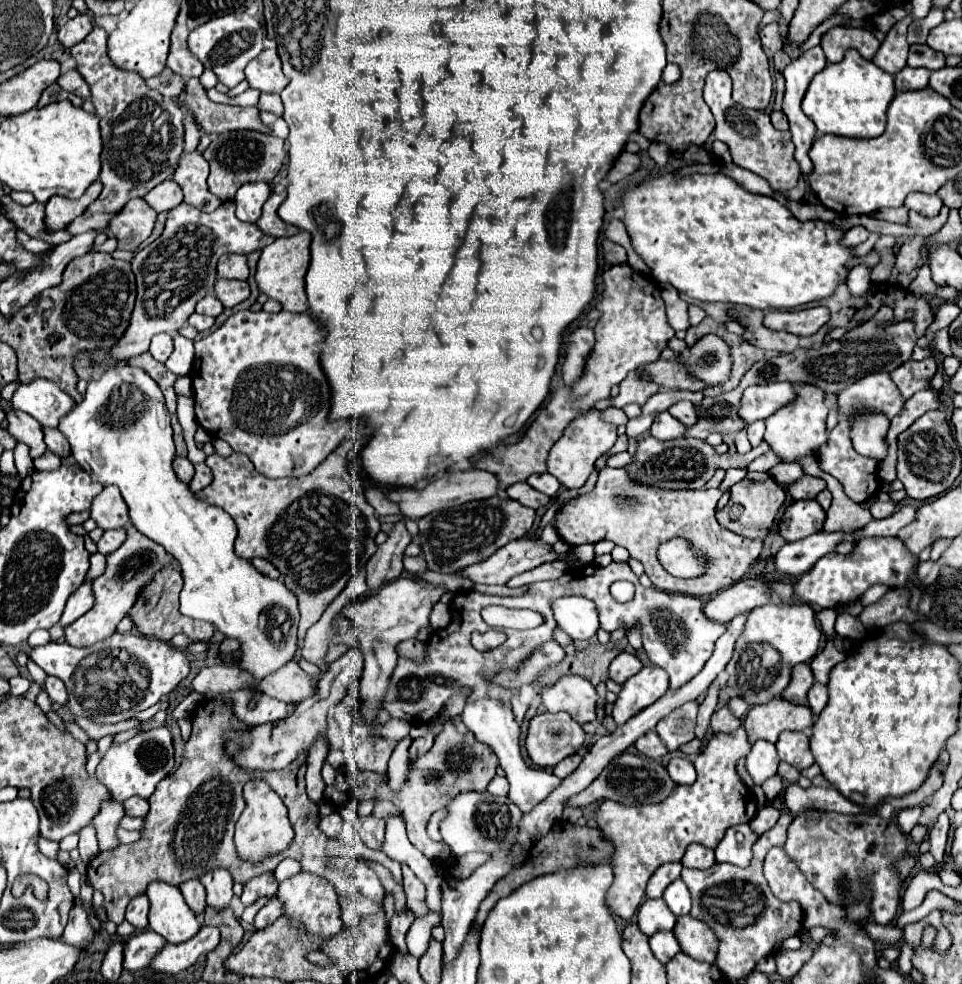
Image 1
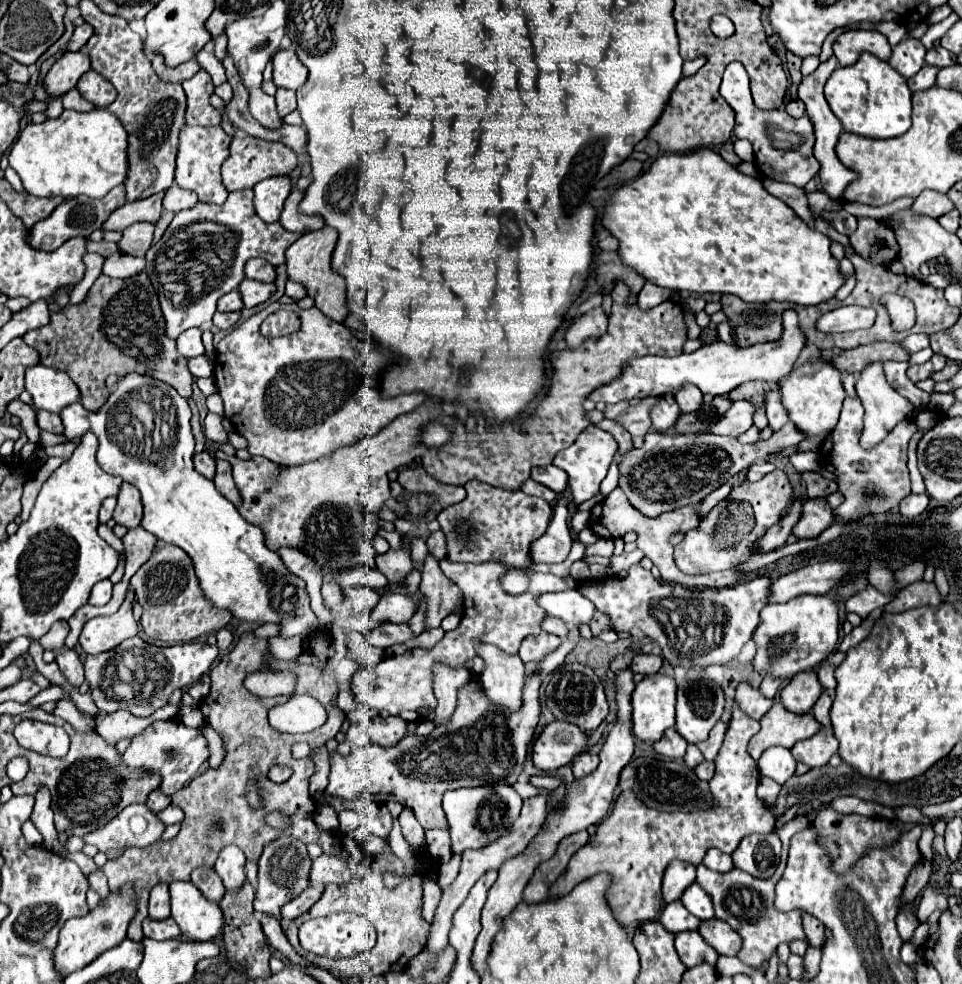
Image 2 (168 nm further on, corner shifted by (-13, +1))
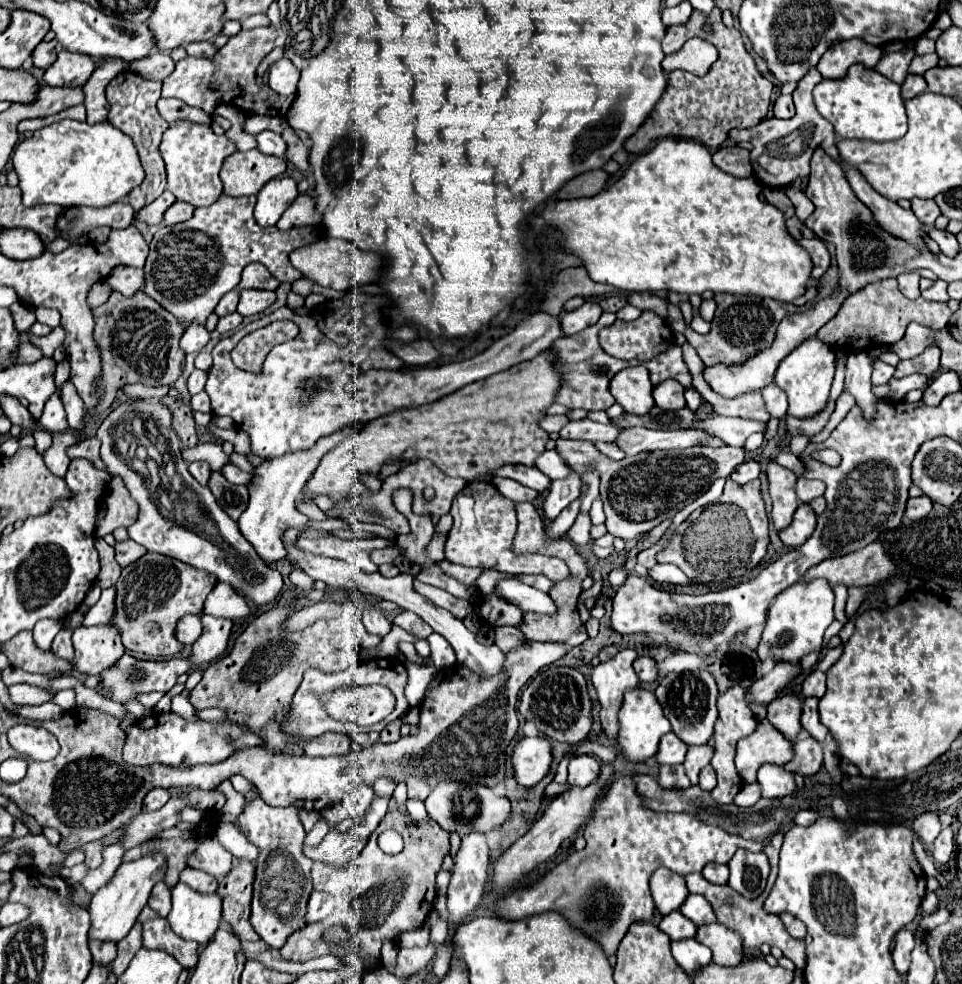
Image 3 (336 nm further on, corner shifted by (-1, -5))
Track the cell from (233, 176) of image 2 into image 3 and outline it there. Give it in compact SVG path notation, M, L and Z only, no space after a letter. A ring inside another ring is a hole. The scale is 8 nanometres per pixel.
M236 151L230 155L220 171L220 179L224 183L224 193L230 197L256 195L260 187L264 187L270 179L280 177L286 171L286 161L280 157L270 157L252 151Z

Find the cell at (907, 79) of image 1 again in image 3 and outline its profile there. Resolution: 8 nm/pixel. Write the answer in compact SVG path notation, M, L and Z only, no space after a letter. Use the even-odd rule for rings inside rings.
M908 75L904 85L902 85L902 97L904 99L912 99L920 93L924 93L928 87L926 87L926 81L922 75Z

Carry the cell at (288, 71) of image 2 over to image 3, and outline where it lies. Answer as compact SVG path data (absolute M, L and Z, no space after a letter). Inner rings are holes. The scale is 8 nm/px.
M286 57L272 63L272 67L268 71L268 83L270 83L272 91L276 91L278 95L284 95L284 97L296 93L298 79L300 79L300 71Z

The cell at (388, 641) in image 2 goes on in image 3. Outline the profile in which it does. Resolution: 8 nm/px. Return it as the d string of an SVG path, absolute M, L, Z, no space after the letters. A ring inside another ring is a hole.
M364 609L362 611L362 623L368 633L372 635L388 635L392 629L392 623L386 619L386 615L380 609Z

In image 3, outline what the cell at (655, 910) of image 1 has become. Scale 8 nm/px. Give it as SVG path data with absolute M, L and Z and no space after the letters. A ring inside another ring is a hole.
M672 911L670 915L666 915L658 927L672 939L692 939L698 931L698 927L688 921L680 911Z

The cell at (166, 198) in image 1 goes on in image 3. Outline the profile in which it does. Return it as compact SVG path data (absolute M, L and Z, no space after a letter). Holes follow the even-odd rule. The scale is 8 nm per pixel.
M176 201L164 215L164 223L166 225L176 225L176 223L182 223L182 221L188 221L194 213L194 207L184 203L184 201Z

